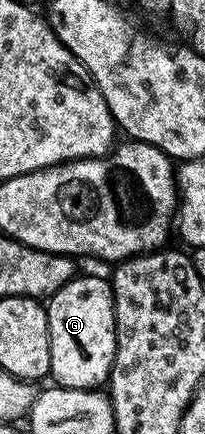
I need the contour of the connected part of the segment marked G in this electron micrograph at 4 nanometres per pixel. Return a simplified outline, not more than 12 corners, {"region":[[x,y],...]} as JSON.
{"region":[[76,275],[45,304],[50,379],[98,389],[115,365],[110,279]]}

